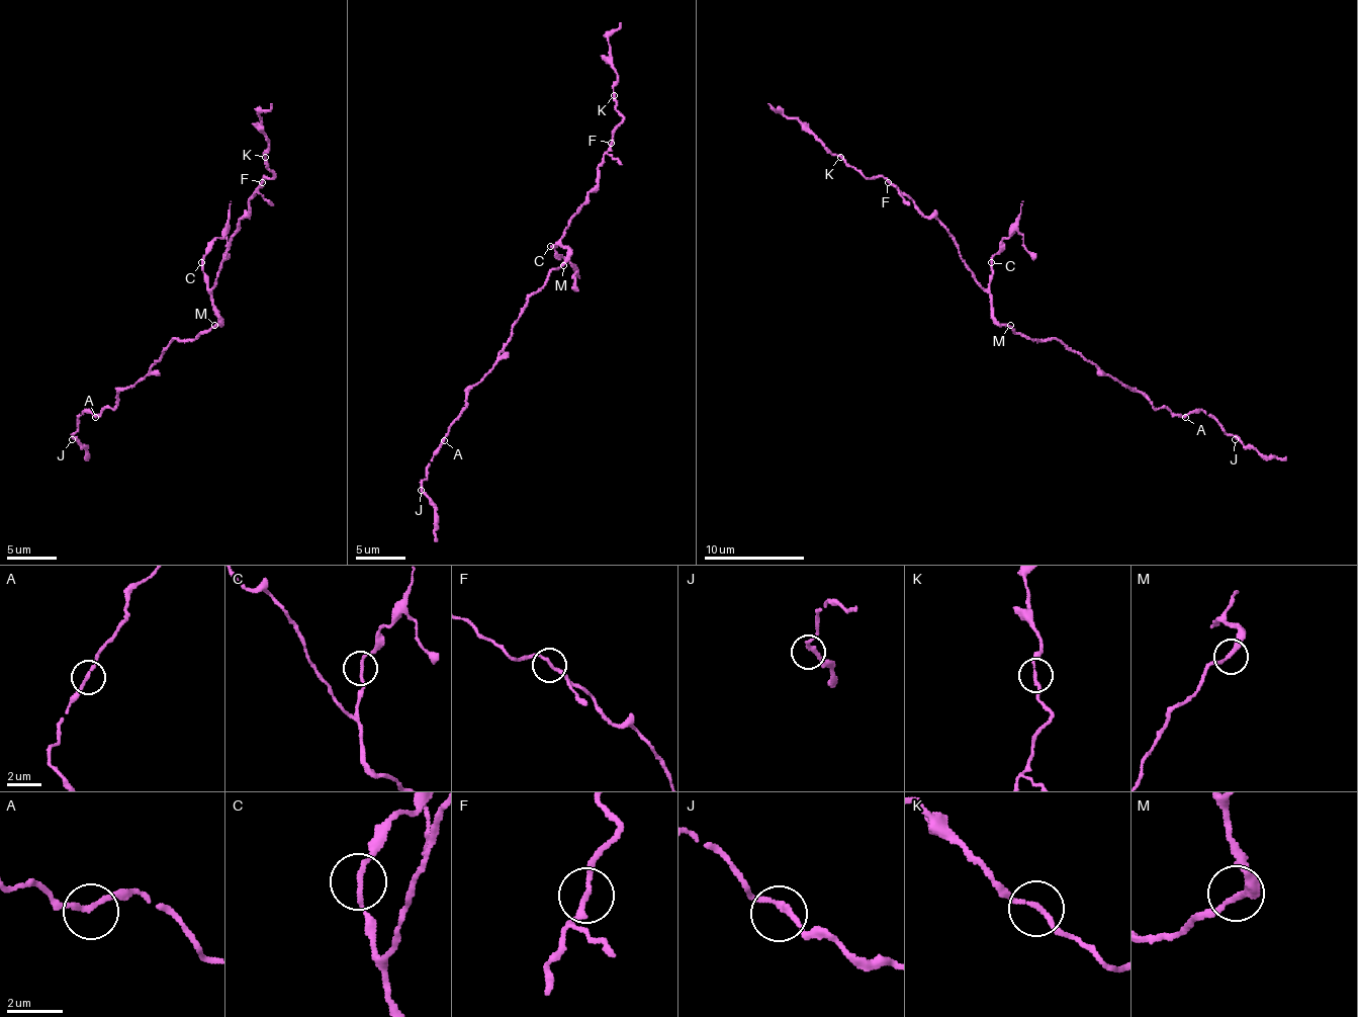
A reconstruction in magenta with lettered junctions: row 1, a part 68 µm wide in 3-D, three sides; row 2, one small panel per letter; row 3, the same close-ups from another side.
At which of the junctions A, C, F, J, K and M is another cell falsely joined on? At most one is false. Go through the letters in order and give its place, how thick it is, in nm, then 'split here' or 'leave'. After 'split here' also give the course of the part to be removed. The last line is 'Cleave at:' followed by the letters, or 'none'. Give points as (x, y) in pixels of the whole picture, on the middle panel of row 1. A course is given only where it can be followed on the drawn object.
A: (444, 440) | 170 nm | leave
C: (550, 246) | 170 nm | split here | (551, 245), (573, 270), (573, 290)
F: (611, 143) | 180 nm | leave
J: (421, 490) | 190 nm | leave
K: (614, 95) | 170 nm | leave
M: (563, 265) | 220 nm | leave
Cleave at: C

